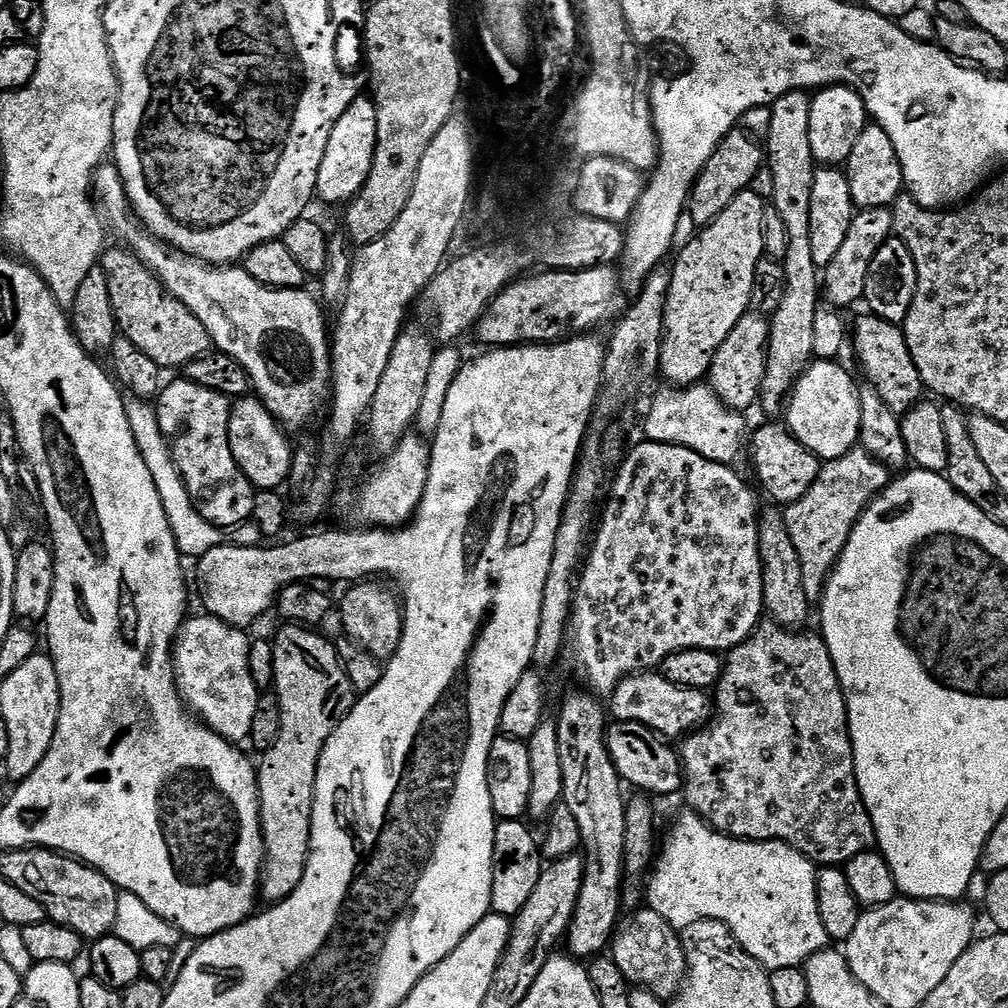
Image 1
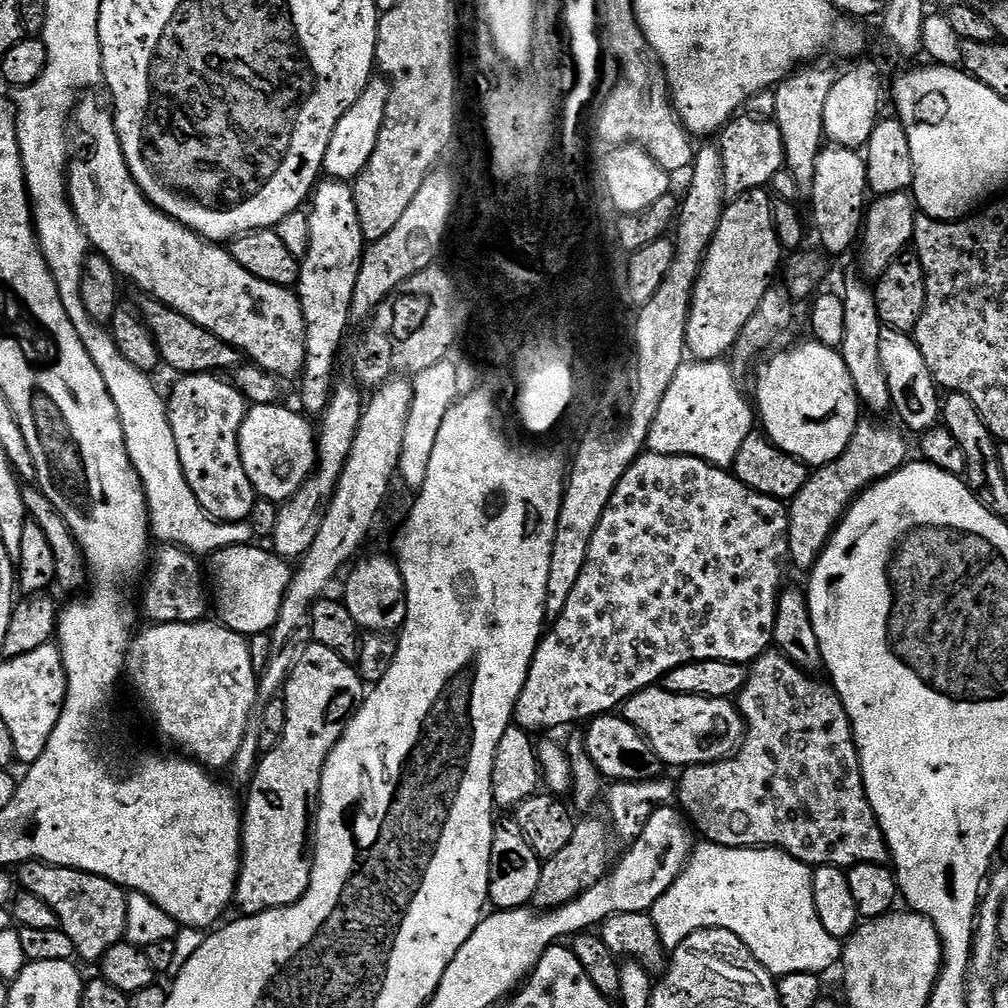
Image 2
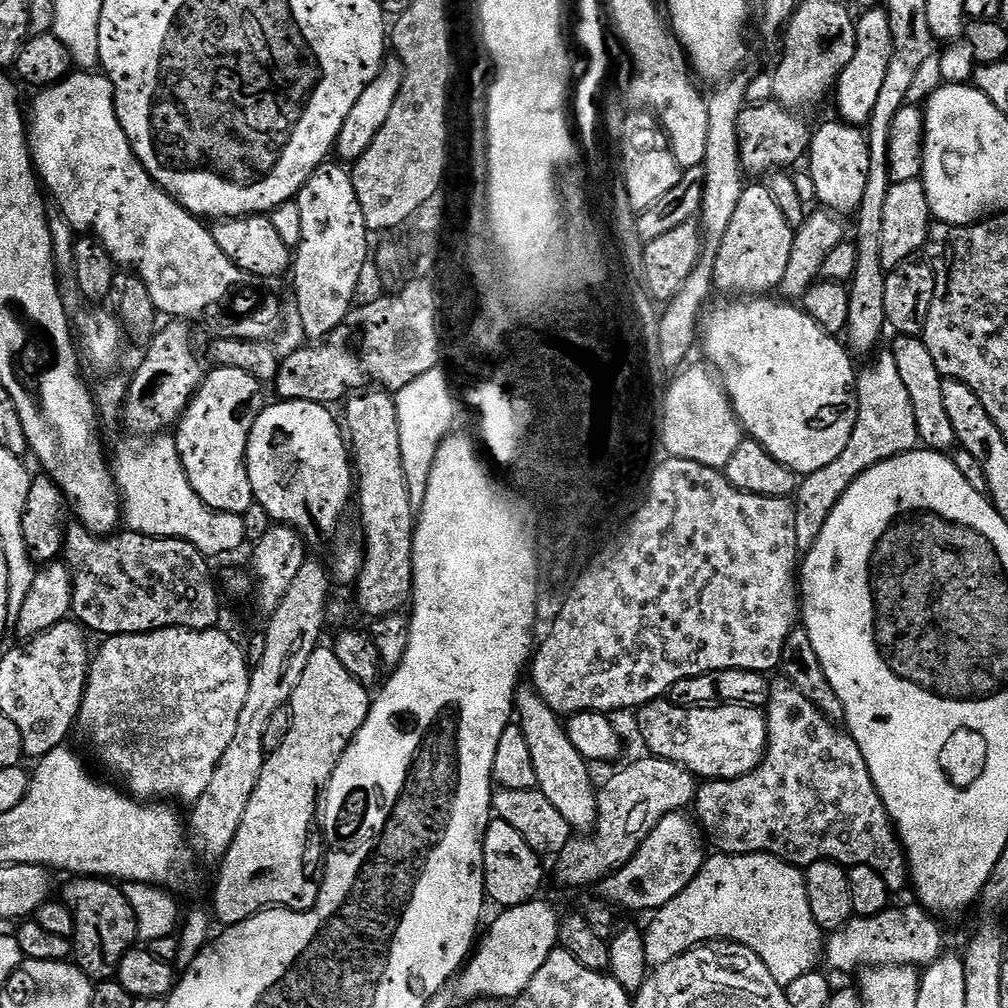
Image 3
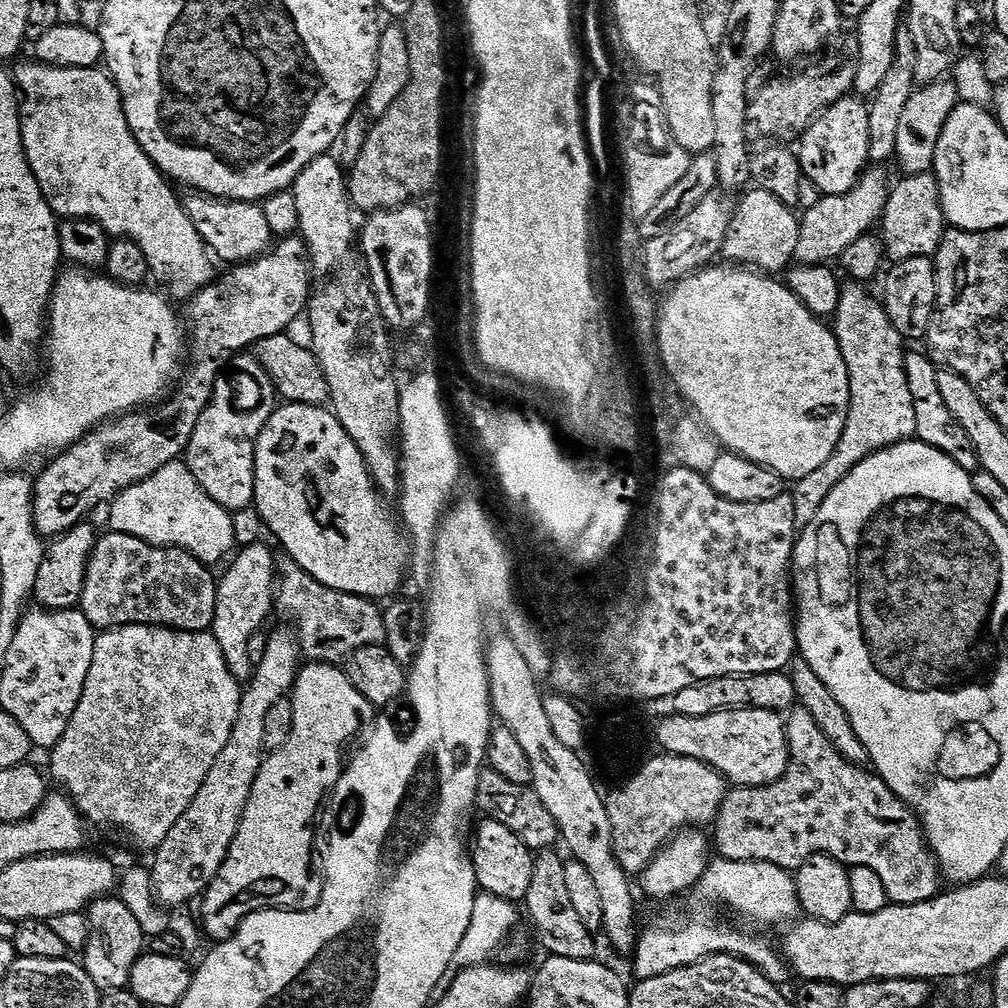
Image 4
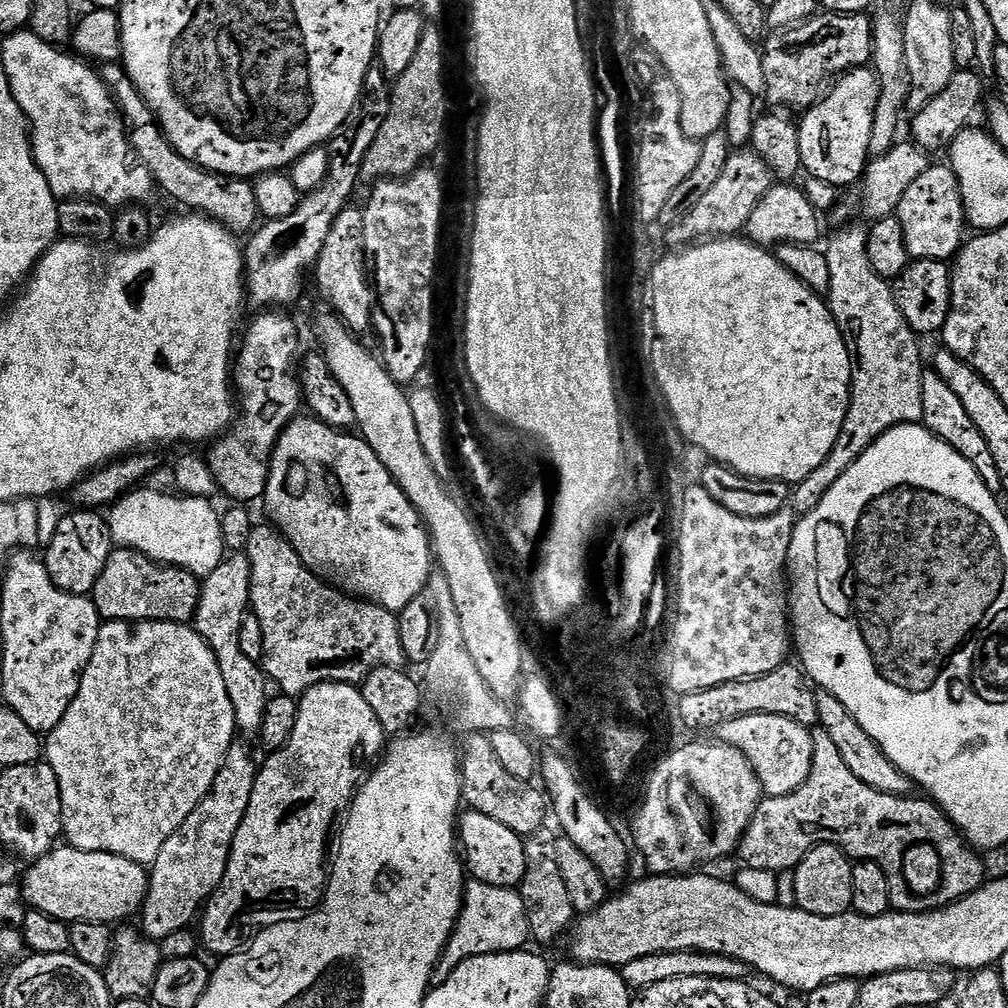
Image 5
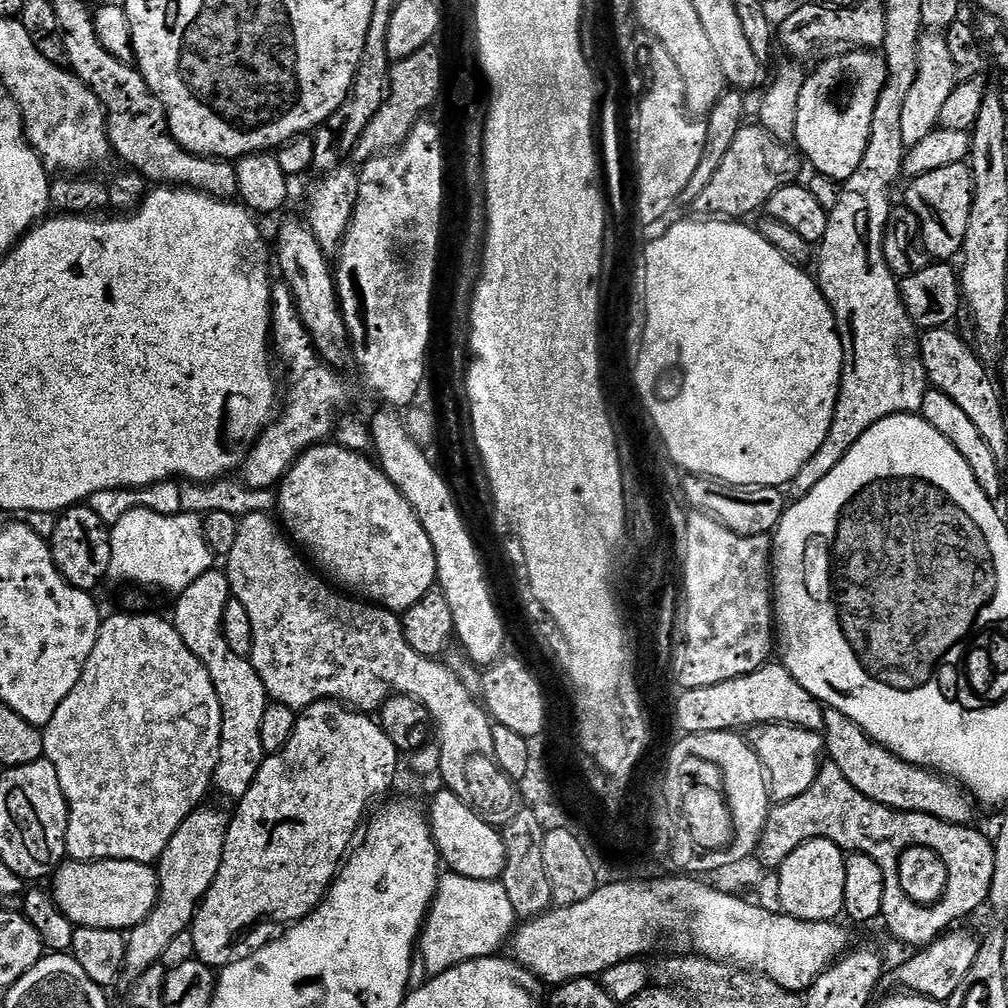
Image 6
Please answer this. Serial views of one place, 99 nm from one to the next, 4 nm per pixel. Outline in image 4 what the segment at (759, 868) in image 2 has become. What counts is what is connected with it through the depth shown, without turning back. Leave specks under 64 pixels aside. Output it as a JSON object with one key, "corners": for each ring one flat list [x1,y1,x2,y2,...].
{"corners":[[716,858,708,865,706,874,697,884,697,894,706,904,698,905,681,924,672,924,669,928,650,928,639,933,635,953,630,960,637,981,658,978,662,974,670,974,670,970,685,968,708,956,719,955,747,961,777,986,784,986,792,978,787,961,777,949,775,951,758,936,720,924,719,918,715,916,715,906,722,906,744,918,768,926,787,925,795,921,801,913,800,900,797,897,795,877,787,869,757,860,738,862]]}

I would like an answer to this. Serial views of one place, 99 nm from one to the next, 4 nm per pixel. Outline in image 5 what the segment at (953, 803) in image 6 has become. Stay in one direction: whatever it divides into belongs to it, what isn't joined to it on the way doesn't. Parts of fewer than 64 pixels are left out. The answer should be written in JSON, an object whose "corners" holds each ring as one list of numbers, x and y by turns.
{"corners":[[820,690,817,691,816,701,820,719,819,727,826,734,830,734,830,742,834,742,838,754,842,754,842,762,846,762,850,774,854,774,858,782,866,782,866,786,874,786,874,790,891,796,906,796,913,791,914,785,908,776,902,774,902,770,895,768,890,758,886,758,883,750,872,741,870,734,866,734,866,730,862,730,862,726,858,726,854,714,850,714,850,710,846,710,846,706,838,702,838,698]]}

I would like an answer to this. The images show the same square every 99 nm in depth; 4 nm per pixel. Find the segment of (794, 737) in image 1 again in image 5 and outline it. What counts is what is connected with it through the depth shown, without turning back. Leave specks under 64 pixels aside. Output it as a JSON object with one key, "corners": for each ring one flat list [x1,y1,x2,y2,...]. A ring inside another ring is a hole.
{"corners":[[822,730,812,732,812,745,814,758,806,782,802,782,802,786,798,786,798,790,794,790,789,796,770,796,761,799,760,805,754,810,748,829,740,839,738,849,738,857,740,856,742,862,740,864,744,868,781,874,780,872,786,871,787,868,788,871,795,869,811,848,817,848,819,844,833,844,835,848,841,848,853,861,869,860,882,866,890,882,892,908,898,912,926,912,937,906,950,904,954,897,965,896,966,893,974,891,985,883,984,864,976,857,979,855,969,847,964,837,952,827,948,816,938,805,933,804,931,799,915,800,915,795,912,794,906,796,882,794,874,790,874,786,866,786,866,782,858,782,858,778,850,774,846,762,842,762,842,754,838,754,834,742,830,742,830,734],[915,844,934,846,934,851,938,853,940,859,940,888,944,890,937,890,929,896,915,896,906,888,906,878,902,874,902,858,906,849]]}

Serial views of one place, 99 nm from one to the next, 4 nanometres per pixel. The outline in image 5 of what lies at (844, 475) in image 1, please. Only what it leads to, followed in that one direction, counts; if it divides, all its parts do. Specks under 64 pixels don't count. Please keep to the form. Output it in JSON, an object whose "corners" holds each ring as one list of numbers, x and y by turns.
{"corners":[[849,222,843,225,832,236,828,248,824,252,826,262,830,262,830,286,826,293,828,309,832,311,834,322,838,322,838,330,848,347,850,362,852,363,852,387,848,393,848,409,846,418,842,422,842,430,838,434,838,442,834,442,834,450,826,454,826,462,817,466,811,474,806,474,802,482,798,482,790,492,790,507,797,517,806,515,854,466,854,462,872,445,875,440,882,438,891,428,897,428,900,424,920,424,923,421,922,414,922,378,926,371,926,364,920,361,920,344,917,333,902,318,902,310,894,302,892,285,876,273,874,266,870,266,870,254,868,253,868,228,865,225]]}

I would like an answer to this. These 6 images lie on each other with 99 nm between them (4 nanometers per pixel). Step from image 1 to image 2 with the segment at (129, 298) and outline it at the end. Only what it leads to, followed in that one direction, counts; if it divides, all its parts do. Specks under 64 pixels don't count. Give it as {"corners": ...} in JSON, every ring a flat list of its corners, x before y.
{"corners":[[151,298,145,299,142,319,144,325,152,332,154,342,160,351,160,359,165,365,172,367,173,373,180,374,184,368,193,368,195,372,209,374,222,370,235,370,242,363,242,354,237,348,231,348,224,344,213,333,208,332,202,326,198,326,190,318,178,314,173,308,167,308,165,304]]}

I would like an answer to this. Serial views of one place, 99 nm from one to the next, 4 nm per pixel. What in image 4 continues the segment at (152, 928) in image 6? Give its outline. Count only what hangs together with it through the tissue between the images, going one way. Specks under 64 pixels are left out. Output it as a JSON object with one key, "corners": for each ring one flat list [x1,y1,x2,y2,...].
{"corners":[[280,628,271,633,266,654,243,689,238,718,234,722,234,730,230,730,230,742,226,742,222,754,218,754,214,770,206,774,206,782,202,782,202,790,198,790,194,802,190,802,186,814,178,818,174,830,170,830,160,847,155,849,156,861,150,864,152,885,165,908,175,910,191,900,199,901,218,870,222,870,238,834,250,790,254,790,254,778,258,778,258,770,264,765,266,753,262,737,266,714,274,707,274,702,285,699,291,693,301,667,300,638,295,631,288,629,287,632]]}

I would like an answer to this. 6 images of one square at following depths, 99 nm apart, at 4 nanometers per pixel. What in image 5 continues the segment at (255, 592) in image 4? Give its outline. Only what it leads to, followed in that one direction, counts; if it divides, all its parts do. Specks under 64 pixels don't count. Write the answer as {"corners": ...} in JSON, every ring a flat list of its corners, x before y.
{"corners":[[232,554,208,576,203,577,194,627,197,634,208,643,218,662,218,670,222,670,222,678,226,682,226,694,230,694,230,702,234,706,237,729,241,733,256,734,262,726,262,714,270,699,270,691,268,692,270,684,261,665,255,660,246,658,246,654,242,654,238,646,240,627,245,616,250,612,248,591,250,590,251,569,247,555]]}

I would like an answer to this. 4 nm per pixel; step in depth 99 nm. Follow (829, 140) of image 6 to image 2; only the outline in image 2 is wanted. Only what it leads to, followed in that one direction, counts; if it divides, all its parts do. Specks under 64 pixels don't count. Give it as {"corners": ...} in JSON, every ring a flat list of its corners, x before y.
{"corners":[[825,147,818,154,818,166,814,166,814,186,810,193,812,199,812,220,820,235,819,247,829,257,835,258,852,247,857,247,862,236,862,225,866,211,868,179,863,155,851,148]]}

